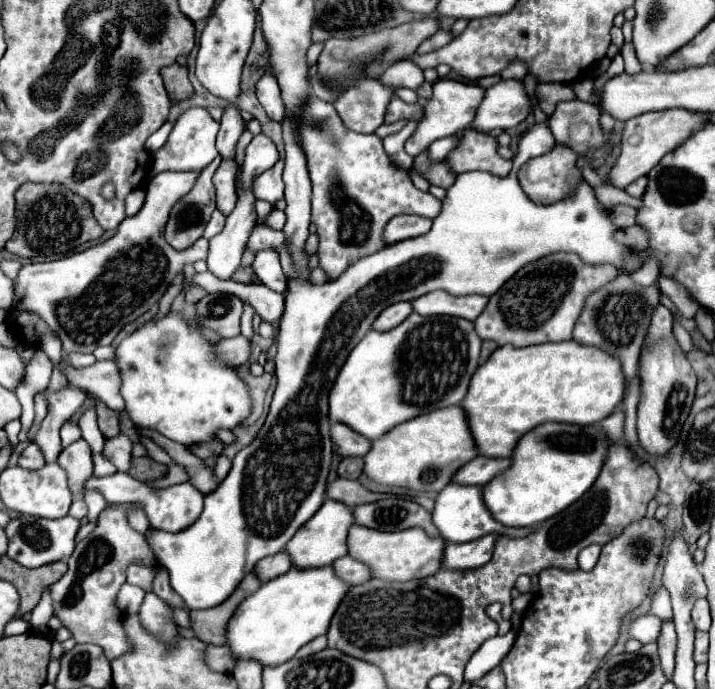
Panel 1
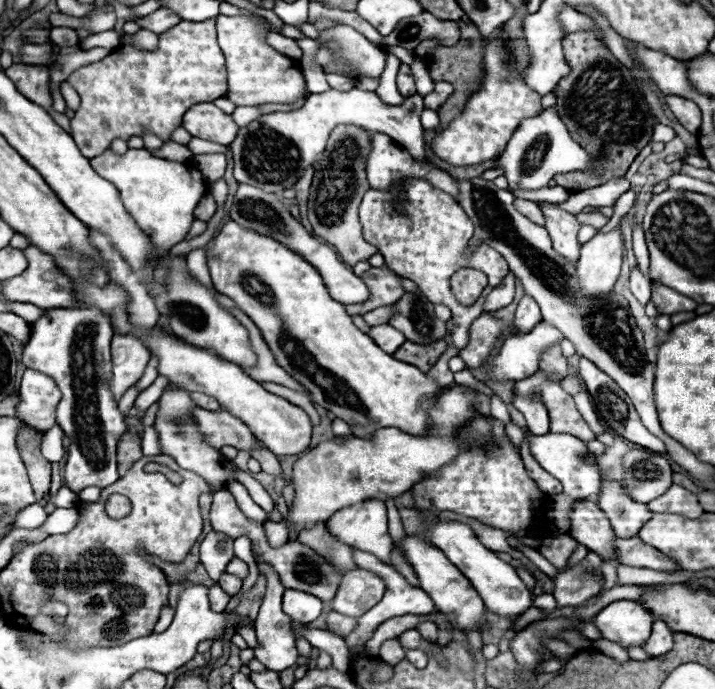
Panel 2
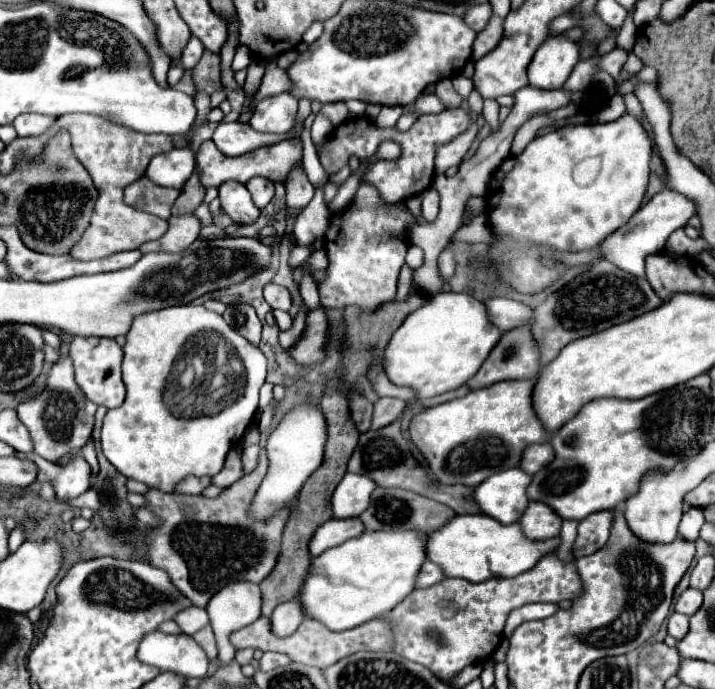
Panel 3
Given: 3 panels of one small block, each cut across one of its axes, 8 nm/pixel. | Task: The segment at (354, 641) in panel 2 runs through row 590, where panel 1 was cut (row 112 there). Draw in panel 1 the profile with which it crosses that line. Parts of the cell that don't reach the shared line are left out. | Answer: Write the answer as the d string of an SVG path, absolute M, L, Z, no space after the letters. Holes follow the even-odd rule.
M394 96L386 108L386 124L392 124L396 120L420 120L424 114L424 108L420 104L406 104L398 96Z

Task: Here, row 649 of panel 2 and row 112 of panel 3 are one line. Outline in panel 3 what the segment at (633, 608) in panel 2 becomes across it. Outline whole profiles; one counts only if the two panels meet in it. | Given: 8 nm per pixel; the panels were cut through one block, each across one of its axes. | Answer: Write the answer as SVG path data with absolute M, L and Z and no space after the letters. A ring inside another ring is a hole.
M630 112L620 116L614 122L606 124L580 124L580 126L564 126L542 136L536 136L522 154L510 156L496 168L488 186L488 220L494 232L502 234L500 242L496 242L488 258L500 260L508 268L502 272L504 280L516 288L518 292L536 294L538 290L552 284L562 272L564 264L556 264L556 268L544 268L538 264L540 252L528 252L532 244L548 244L562 252L580 252L596 248L610 232L628 222L646 194L648 176L650 176L650 160L652 160L652 142L644 128L644 124ZM576 220L582 226L572 226Z

